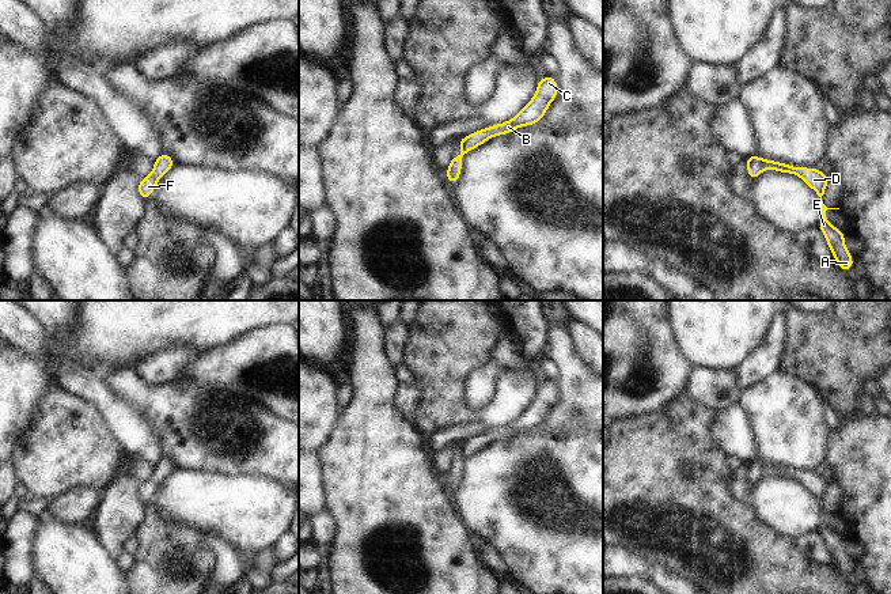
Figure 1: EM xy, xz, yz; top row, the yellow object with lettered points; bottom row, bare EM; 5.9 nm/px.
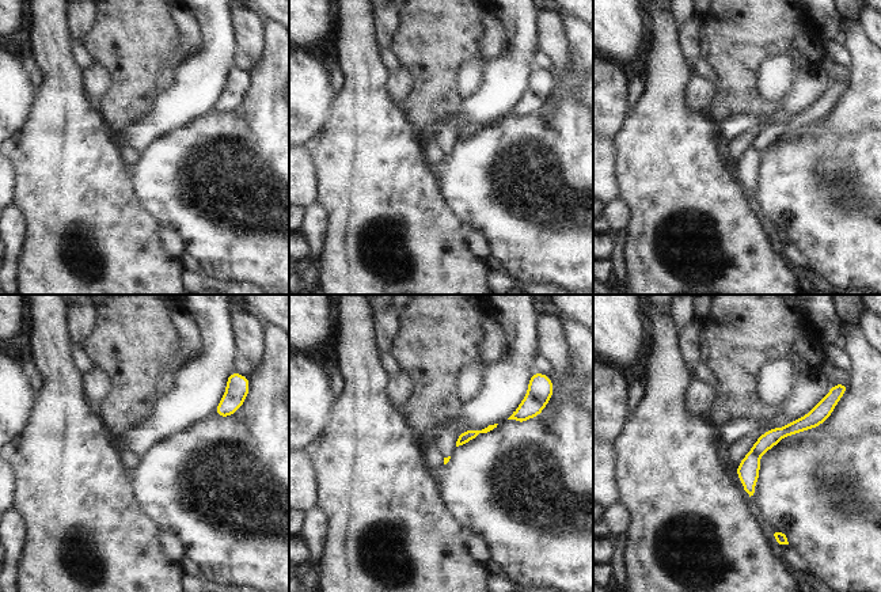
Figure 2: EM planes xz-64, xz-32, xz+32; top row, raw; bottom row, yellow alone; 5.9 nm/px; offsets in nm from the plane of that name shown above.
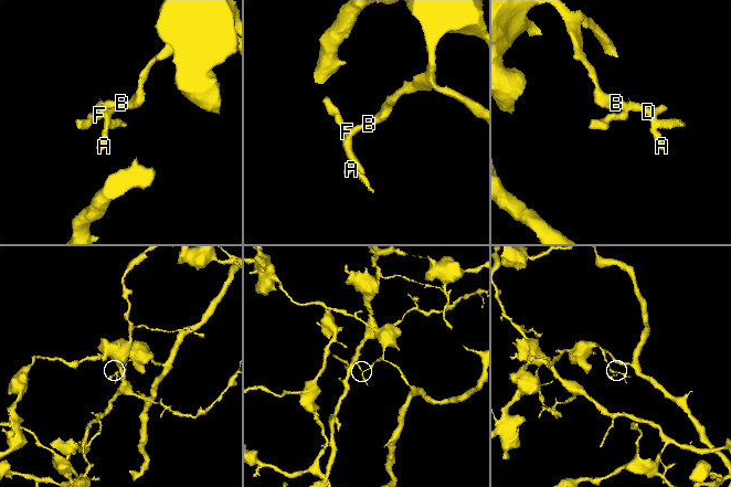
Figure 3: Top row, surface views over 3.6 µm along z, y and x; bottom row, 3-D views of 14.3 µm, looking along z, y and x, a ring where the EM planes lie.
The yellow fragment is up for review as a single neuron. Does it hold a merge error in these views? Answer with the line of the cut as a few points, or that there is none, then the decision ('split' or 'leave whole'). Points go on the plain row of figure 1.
cut yz (761, 464), (765, 472); split

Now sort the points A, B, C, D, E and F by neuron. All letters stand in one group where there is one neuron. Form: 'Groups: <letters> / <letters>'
Groups: A D E / B C F.

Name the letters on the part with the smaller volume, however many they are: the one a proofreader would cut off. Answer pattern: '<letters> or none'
A, D, E

